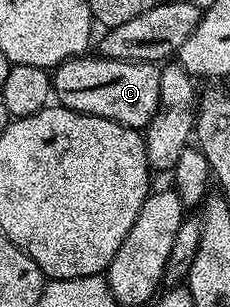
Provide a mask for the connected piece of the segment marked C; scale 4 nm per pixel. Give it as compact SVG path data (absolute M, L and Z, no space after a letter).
M100 57L89 58L66 59L52 72L56 102L72 111L103 117L107 121L115 121L128 127L138 129L148 127L161 107L159 91L161 73L158 64L132 63Z

